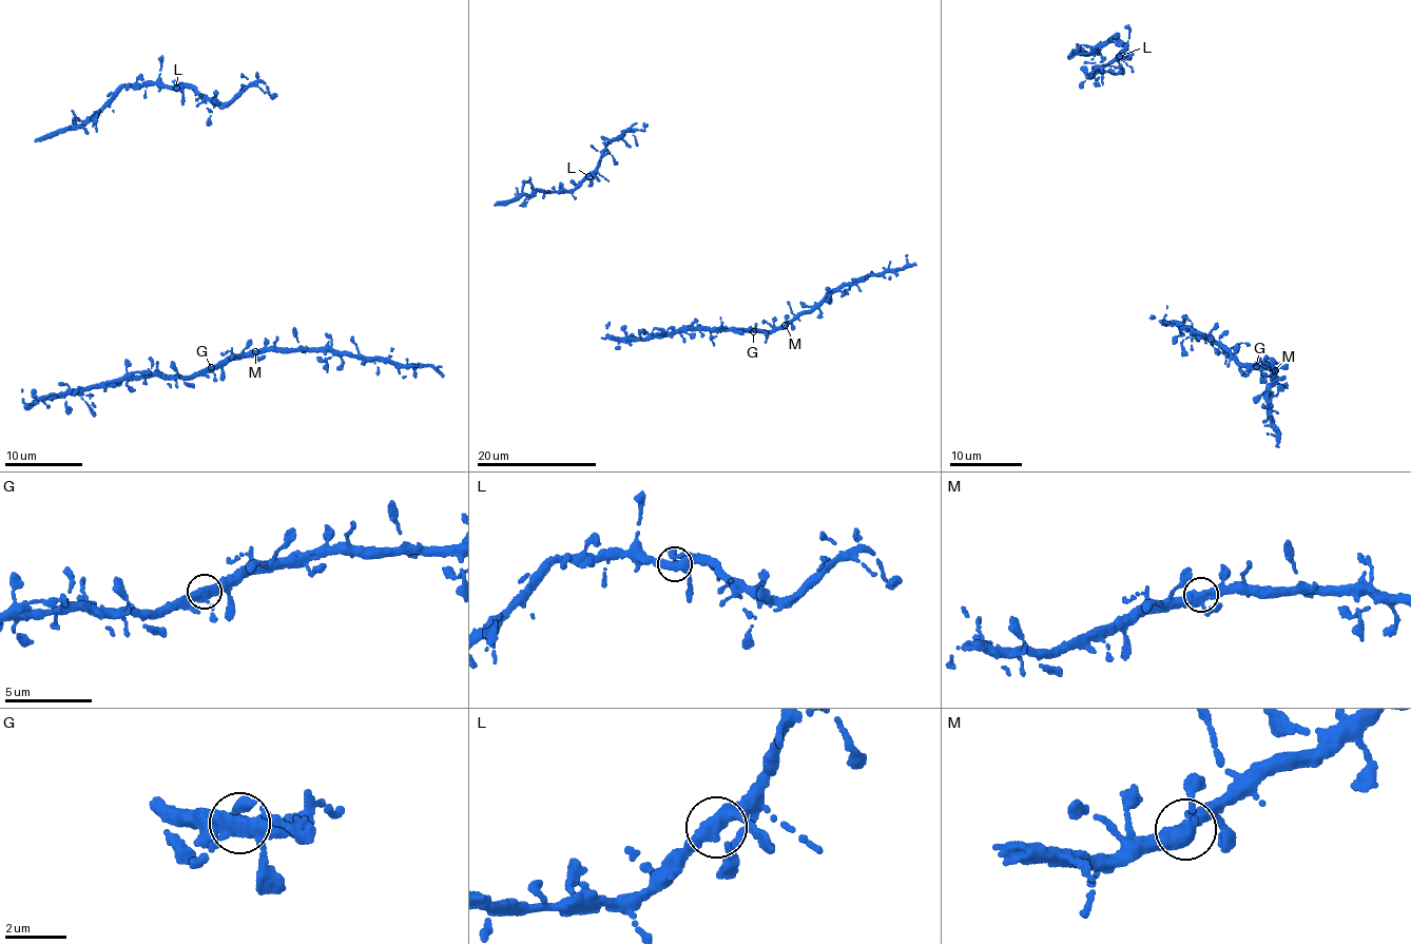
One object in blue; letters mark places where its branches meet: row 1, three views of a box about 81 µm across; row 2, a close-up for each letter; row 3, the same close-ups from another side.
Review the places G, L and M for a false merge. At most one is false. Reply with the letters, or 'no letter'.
no letter

